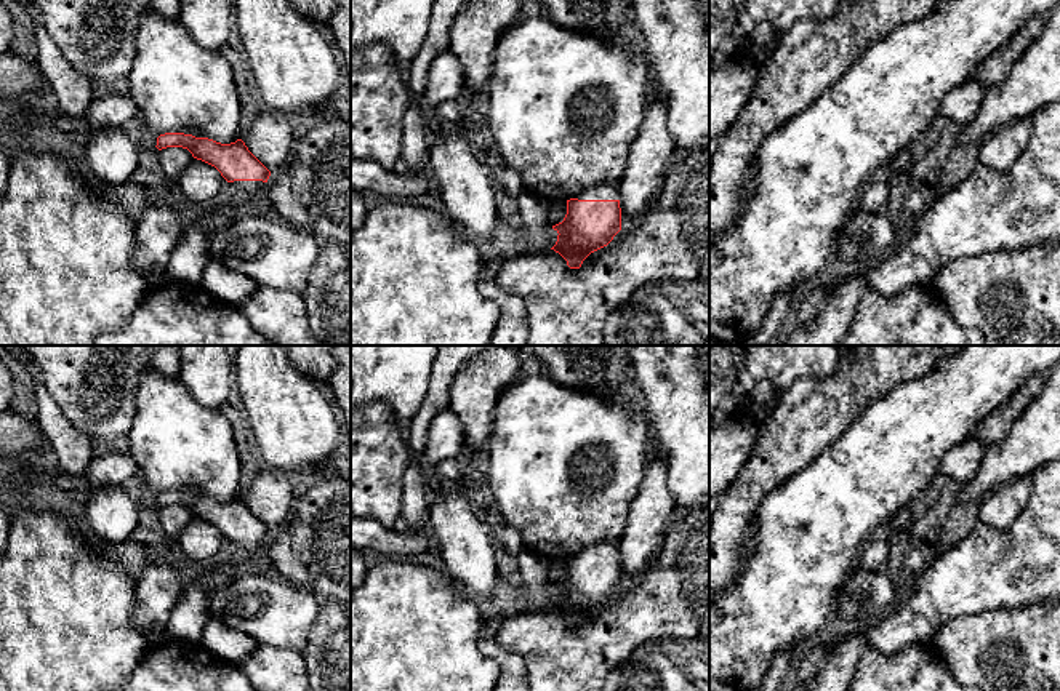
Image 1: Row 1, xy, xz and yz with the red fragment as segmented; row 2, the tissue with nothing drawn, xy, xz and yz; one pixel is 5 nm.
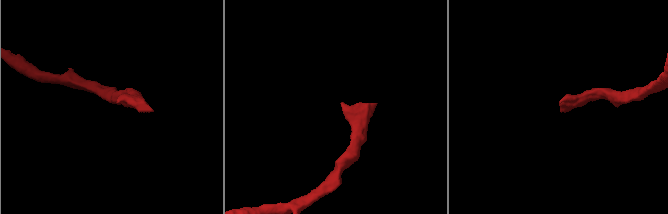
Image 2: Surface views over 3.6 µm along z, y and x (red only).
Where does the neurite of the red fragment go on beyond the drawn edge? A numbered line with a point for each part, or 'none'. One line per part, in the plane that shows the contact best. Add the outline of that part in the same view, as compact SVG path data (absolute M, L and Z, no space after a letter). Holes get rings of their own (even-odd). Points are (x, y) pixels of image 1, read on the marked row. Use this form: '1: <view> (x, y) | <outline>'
1: xz (606, 191) | M618 184L596 186L578 197L578 200L620 200Z

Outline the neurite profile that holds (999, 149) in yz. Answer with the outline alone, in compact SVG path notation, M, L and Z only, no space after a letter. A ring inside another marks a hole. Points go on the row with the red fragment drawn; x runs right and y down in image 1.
M1026 120L996 130L985 138L977 162L994 171L1006 173L1028 144L1030 133L1031 123Z

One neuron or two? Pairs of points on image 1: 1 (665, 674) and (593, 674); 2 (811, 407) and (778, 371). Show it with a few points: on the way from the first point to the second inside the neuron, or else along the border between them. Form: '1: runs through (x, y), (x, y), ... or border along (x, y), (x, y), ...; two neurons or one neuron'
1: border along (630, 655), (607, 674); two neurons
2: border along (828, 375), (801, 376), (783, 392); two neurons

